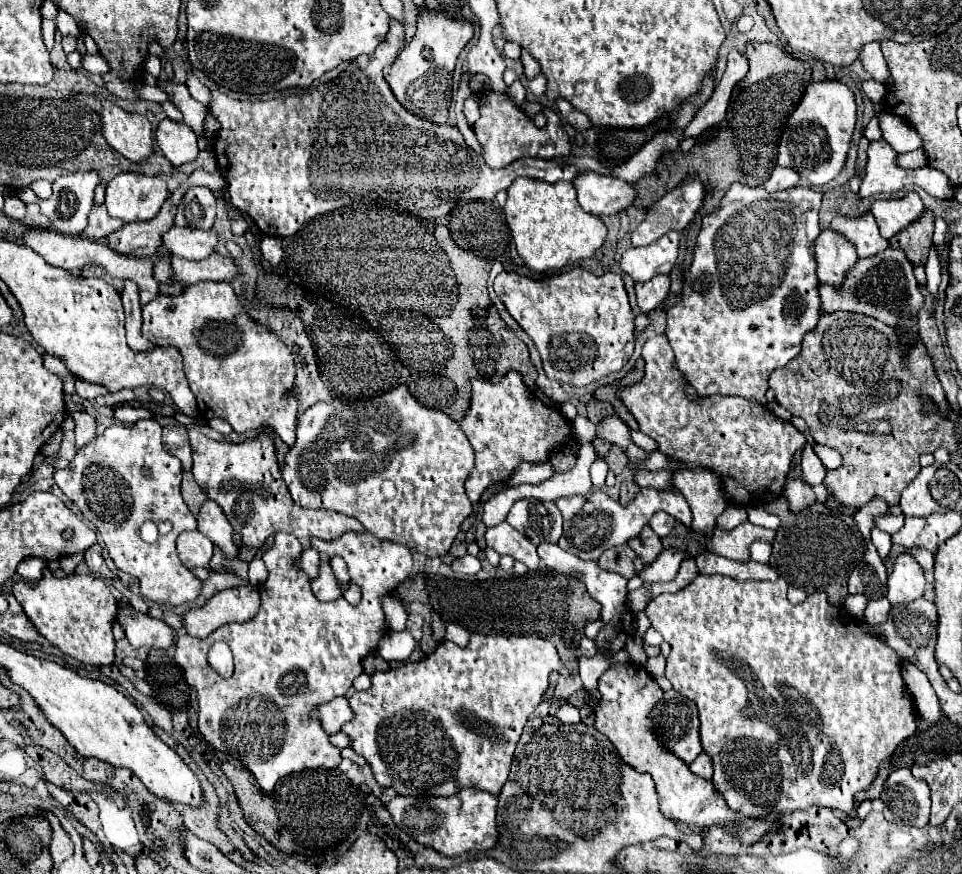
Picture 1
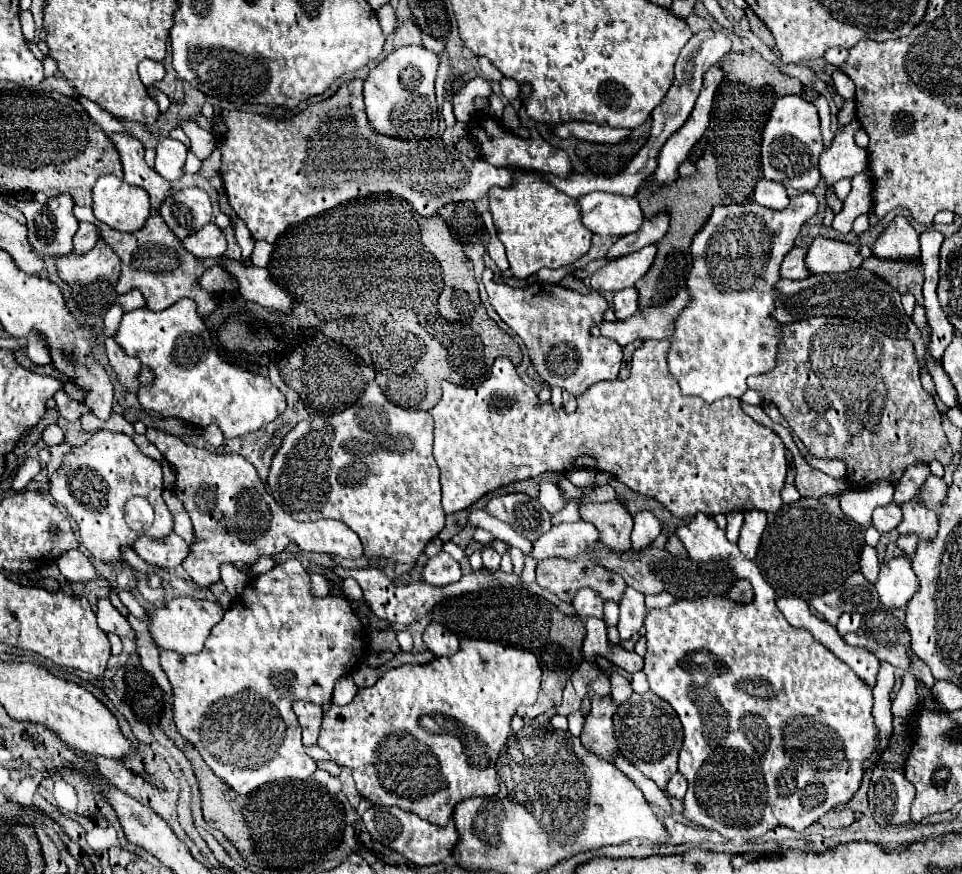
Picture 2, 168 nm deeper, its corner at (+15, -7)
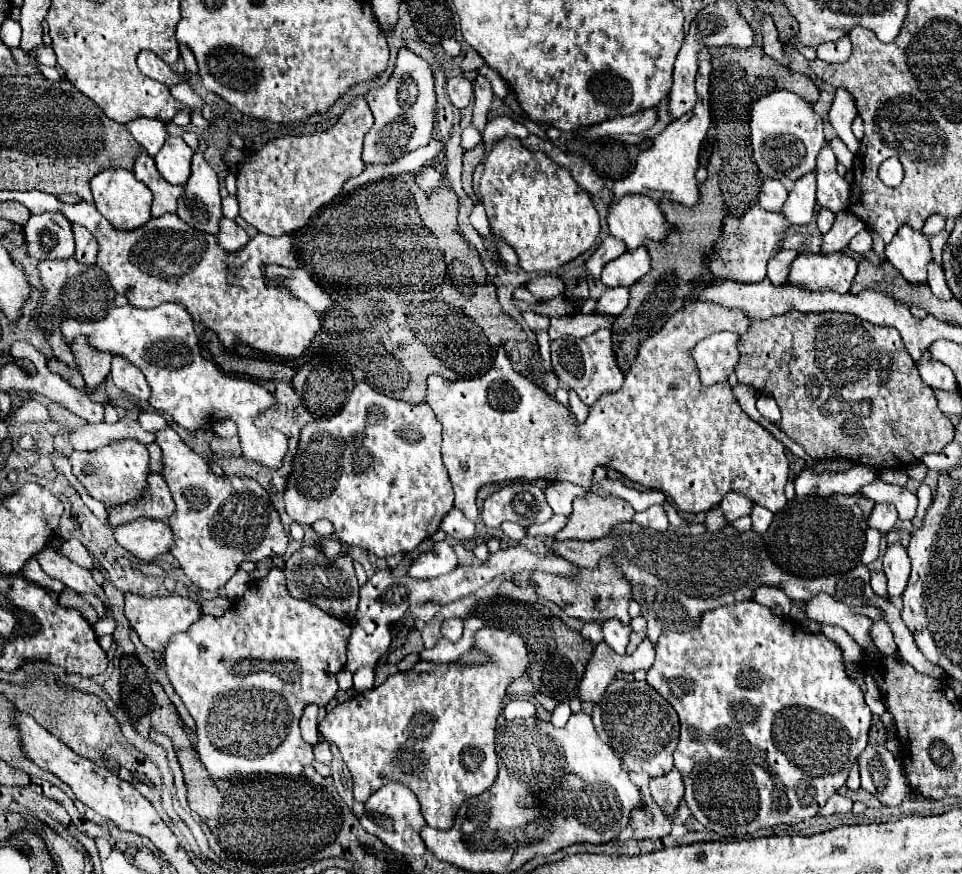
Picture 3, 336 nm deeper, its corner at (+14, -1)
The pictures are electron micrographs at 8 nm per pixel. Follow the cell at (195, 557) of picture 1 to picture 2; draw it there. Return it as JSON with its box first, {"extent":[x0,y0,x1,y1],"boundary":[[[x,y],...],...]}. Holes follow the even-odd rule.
{"extent":[132,534,188,568],"boundary":[[[168,534],[168,538],[154,540],[148,536],[138,536],[132,544],[132,550],[148,564],[160,568],[180,566],[188,556],[188,544],[178,534]]]}

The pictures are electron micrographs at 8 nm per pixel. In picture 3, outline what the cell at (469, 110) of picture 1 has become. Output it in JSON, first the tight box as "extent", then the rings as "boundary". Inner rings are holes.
{"extent":[447,74,475,110],"boundary":[[[463,74],[453,76],[453,78],[447,80],[447,94],[449,94],[455,108],[459,108],[459,110],[467,108],[475,98],[473,82],[469,78],[465,78]]]}

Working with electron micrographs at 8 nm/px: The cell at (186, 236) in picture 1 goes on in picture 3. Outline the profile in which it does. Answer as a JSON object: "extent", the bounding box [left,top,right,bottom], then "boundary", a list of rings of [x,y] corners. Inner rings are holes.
{"extent":[215,218,249,250],"boundary":[[[221,218],[219,224],[219,232],[215,234],[215,240],[221,248],[225,250],[239,250],[249,242],[249,236],[245,234],[245,230],[241,226],[237,226],[233,220]]]}

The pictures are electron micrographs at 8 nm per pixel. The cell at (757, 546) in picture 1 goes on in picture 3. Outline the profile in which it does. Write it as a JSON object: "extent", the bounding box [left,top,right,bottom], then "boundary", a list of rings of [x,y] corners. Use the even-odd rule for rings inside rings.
{"extent":[751,504,773,534],"boundary":[[[755,504],[753,510],[751,510],[751,520],[753,520],[753,528],[751,530],[757,532],[757,534],[763,534],[769,528],[771,520],[773,520],[773,512],[769,512],[767,508]]]}

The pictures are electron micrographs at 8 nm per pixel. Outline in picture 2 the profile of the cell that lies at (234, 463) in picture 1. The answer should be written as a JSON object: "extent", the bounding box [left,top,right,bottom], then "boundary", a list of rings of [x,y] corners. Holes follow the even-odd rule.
{"extent":[146,428,362,588],"boundary":[[[152,428],[146,430],[146,436],[176,470],[174,494],[182,500],[194,526],[194,540],[188,544],[188,558],[182,566],[200,588],[210,588],[220,580],[222,564],[242,562],[252,566],[260,556],[280,554],[292,540],[310,552],[328,552],[342,558],[362,556],[360,540],[342,522],[298,522],[290,518],[266,490],[254,466],[240,454],[214,454],[192,448],[180,438]]]}

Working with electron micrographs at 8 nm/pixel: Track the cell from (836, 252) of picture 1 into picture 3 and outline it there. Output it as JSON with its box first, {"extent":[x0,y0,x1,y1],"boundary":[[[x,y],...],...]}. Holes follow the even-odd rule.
{"extent":[767,250,797,284],"boundary":[[[781,250],[775,258],[769,260],[769,266],[767,266],[767,278],[773,282],[773,284],[783,284],[789,276],[789,268],[793,264],[793,260],[797,258],[797,250]]]}

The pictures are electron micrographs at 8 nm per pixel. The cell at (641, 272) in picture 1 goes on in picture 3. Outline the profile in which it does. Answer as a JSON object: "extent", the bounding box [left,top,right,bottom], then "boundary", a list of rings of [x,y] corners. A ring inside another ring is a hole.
{"extent":[601,246,651,288],"boundary":[[[641,246],[635,252],[625,252],[619,258],[605,264],[605,268],[601,272],[601,282],[609,288],[631,286],[639,278],[643,278],[649,270],[651,270],[649,252],[645,246]]]}

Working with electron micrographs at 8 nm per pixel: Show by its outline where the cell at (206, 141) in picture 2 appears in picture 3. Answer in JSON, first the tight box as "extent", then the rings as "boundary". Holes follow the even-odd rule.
{"extent":[177,138,221,234],"boundary":[[[199,138],[199,148],[193,154],[193,168],[189,184],[177,202],[177,216],[207,234],[219,230],[221,220],[221,198],[219,198],[219,178],[215,170],[205,162],[203,154],[207,150],[207,140]]]}

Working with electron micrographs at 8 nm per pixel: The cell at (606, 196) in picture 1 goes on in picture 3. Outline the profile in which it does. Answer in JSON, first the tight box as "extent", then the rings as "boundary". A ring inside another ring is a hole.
{"extent":[607,194,669,250],"boundary":[[[627,194],[607,202],[609,232],[627,244],[627,250],[639,248],[645,238],[663,240],[669,232],[657,204],[643,194]]]}

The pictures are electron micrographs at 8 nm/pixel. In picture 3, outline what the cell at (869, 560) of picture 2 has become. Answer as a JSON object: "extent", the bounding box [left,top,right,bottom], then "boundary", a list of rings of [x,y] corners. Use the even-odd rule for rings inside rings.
{"extent":[871,572,887,596],"boundary":[[[873,572],[871,574],[871,588],[875,590],[875,594],[879,594],[879,596],[887,596],[887,580],[885,580],[885,574],[881,574],[881,572]]]}

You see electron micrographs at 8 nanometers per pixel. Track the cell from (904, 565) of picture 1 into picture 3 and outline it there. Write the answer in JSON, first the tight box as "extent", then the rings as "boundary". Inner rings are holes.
{"extent":[883,544,911,598],"boundary":[[[893,544],[887,548],[883,556],[883,572],[887,576],[887,592],[891,598],[901,596],[911,572],[911,560],[907,550],[901,544]]]}

